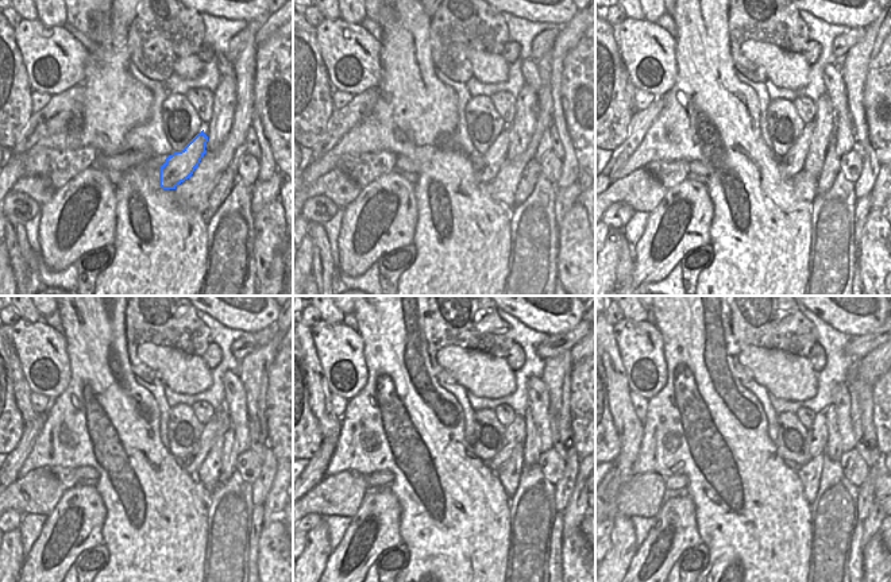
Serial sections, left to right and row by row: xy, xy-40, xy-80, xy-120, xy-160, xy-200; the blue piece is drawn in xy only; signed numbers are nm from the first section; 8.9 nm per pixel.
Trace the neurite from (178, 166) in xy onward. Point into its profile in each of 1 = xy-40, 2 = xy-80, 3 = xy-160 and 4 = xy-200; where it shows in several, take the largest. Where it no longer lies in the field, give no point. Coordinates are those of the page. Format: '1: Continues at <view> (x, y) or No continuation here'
1: Continues at xy-40 (486, 165)
2: Continues at xy-80 (790, 164)
3: Continues at xy-160 (516, 432)
4: Continues at xy-200 (817, 435)

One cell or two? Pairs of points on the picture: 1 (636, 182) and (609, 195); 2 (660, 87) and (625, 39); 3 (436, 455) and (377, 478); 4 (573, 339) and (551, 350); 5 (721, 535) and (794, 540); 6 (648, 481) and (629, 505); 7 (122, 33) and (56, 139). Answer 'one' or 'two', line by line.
1: one
2: one
3: two
4: one
5: one
6: one
7: one

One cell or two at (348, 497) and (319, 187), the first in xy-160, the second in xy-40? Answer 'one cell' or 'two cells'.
one cell

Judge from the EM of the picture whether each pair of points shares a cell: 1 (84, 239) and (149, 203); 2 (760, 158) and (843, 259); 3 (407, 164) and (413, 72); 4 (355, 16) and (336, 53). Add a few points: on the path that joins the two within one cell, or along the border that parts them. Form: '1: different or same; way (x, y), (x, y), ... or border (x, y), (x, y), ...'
1: different; border (115, 189), (115, 241), (112, 245)
2: different; border (813, 204), (813, 234), (809, 253)
3: different; border (398, 154), (412, 160), (420, 172)
4: different; border (340, 16), (350, 23), (359, 24)

